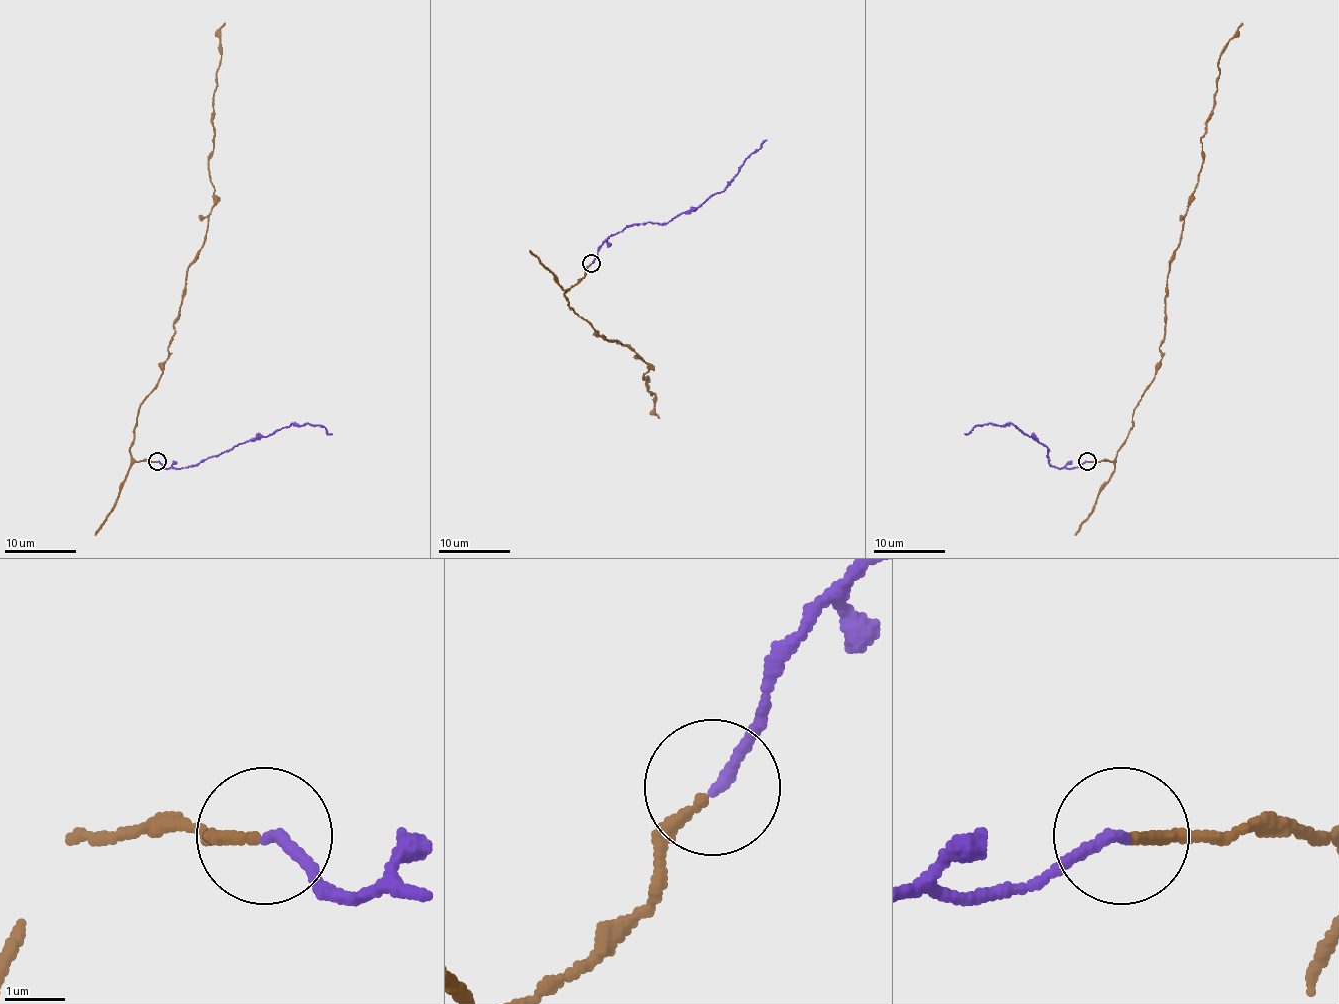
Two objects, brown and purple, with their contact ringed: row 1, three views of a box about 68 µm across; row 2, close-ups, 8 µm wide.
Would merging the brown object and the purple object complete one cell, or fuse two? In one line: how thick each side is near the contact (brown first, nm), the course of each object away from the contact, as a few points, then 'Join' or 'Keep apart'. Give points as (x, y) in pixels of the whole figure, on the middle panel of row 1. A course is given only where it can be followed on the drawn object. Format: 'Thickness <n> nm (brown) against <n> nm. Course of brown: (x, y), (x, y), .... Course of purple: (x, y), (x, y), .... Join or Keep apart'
Thickness 190 nm (brown) against 170 nm. Course of brown: (591, 263), (564, 294), (567, 304), (601, 337), (619, 342), (648, 365), (643, 378), (648, 376), (659, 417). Course of purple: (591, 263), (612, 235), (644, 222), (666, 224), (725, 188), (766, 140). Join

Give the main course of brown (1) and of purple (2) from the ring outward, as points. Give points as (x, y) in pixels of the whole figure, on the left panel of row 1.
1: (156, 461), (137, 461), (129, 450), (138, 407), (167, 359), (185, 274), (214, 205), (208, 163), (224, 22)
2: (156, 461), (163, 468), (192, 466), (248, 441), (267, 437), (290, 423), (321, 425), (332, 434)

